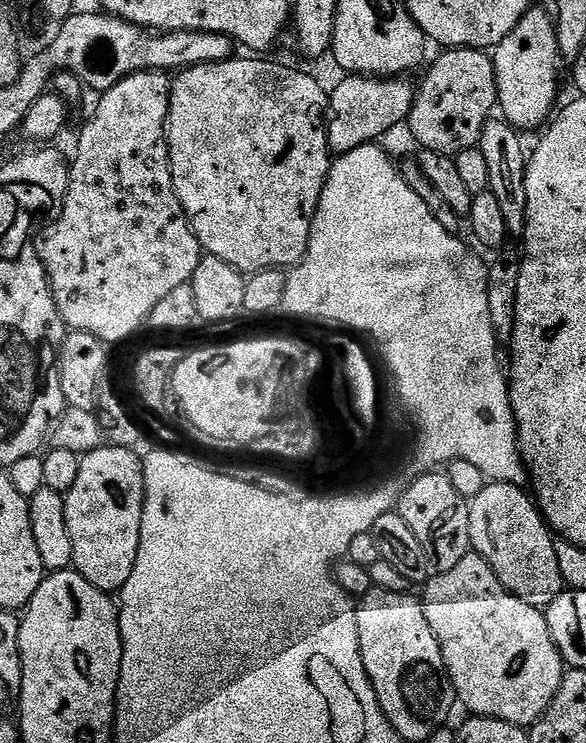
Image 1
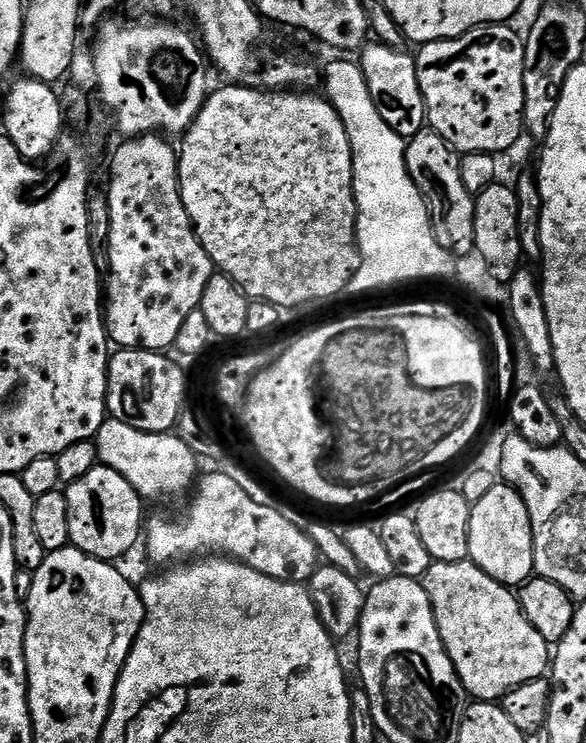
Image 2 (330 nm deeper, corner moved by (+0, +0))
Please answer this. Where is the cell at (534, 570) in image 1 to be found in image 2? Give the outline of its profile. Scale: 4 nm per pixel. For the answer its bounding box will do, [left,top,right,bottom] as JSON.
[468,482,534,586]

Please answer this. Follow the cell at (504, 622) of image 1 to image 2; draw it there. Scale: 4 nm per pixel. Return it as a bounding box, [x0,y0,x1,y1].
[422,559,550,701]

